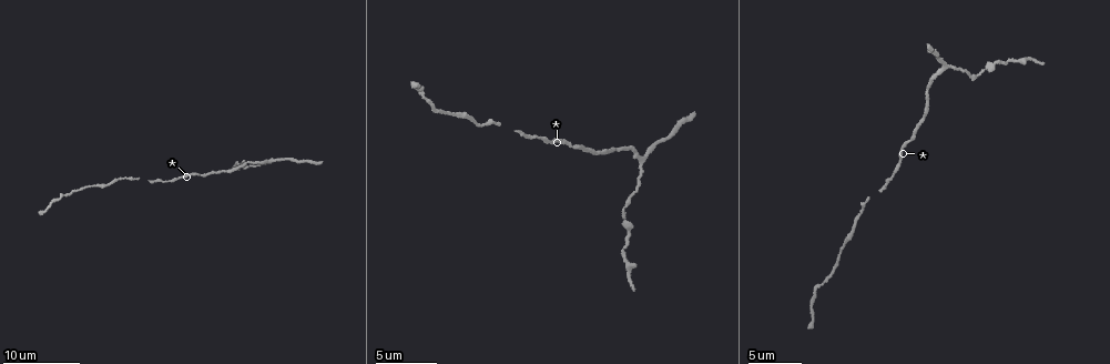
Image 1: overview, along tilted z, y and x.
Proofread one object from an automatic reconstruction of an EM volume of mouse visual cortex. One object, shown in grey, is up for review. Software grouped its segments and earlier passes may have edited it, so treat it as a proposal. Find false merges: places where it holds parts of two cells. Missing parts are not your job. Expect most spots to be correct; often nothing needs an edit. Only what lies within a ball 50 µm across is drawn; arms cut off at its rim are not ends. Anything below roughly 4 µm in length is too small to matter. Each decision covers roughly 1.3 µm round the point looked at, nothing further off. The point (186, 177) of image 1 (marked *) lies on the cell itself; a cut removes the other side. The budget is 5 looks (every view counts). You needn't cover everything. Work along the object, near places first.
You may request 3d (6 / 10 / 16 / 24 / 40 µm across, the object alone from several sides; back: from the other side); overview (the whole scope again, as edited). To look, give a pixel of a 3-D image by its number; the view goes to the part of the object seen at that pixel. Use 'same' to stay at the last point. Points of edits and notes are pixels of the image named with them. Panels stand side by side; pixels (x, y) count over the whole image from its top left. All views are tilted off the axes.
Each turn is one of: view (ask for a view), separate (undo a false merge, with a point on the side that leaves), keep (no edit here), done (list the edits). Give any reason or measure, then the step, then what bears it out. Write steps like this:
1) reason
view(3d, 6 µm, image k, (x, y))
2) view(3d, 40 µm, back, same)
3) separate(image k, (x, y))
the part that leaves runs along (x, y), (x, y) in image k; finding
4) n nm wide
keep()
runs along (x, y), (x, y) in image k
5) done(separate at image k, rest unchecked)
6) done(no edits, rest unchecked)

view(3d, 6 µm, image 1, (112, 183))

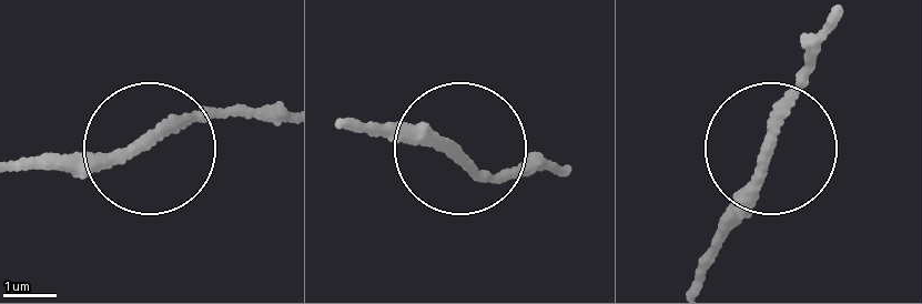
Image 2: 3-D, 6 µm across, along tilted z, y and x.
180 nm wide
keep()
runs along (276, 115), (196, 113), (131, 148), (42, 155) in image 2; all the same cell

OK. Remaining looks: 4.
thick turns thin
view(3d, 6 µm, image 1, (611, 150))

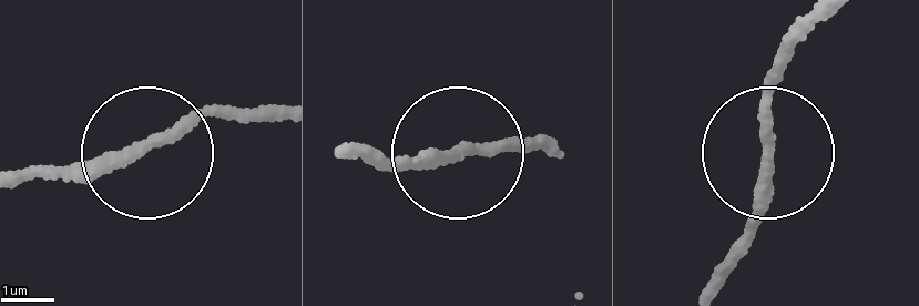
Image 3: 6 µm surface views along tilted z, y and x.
keep()
runs along (370, 157), (440, 165), (484, 143), (517, 146) in image 3; all the same cell

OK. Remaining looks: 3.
a fork
view(3d, 16 µm, image 1, (641, 161))

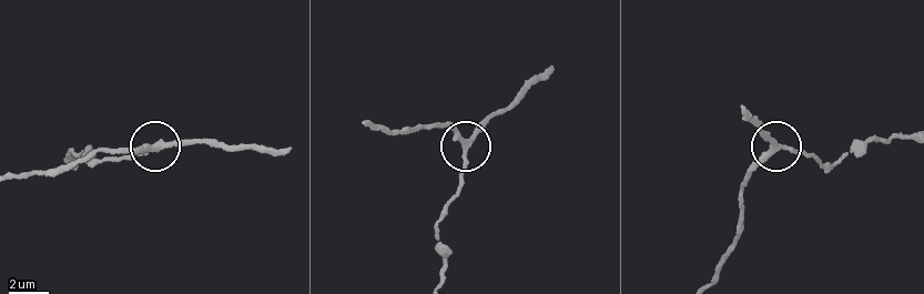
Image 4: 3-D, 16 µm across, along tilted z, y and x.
view(3d, 6 µm, image 4, (776, 147))

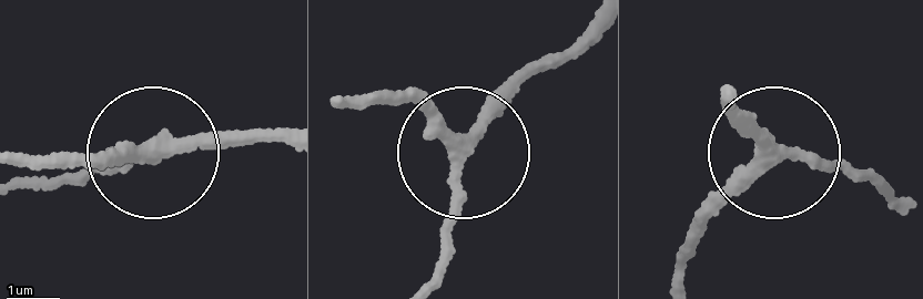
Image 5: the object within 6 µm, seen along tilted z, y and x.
3 arms
keep()
runs along (17, 167), (279, 136) in image 5; one cell here

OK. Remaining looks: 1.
done(no edits, rest unchecked)

